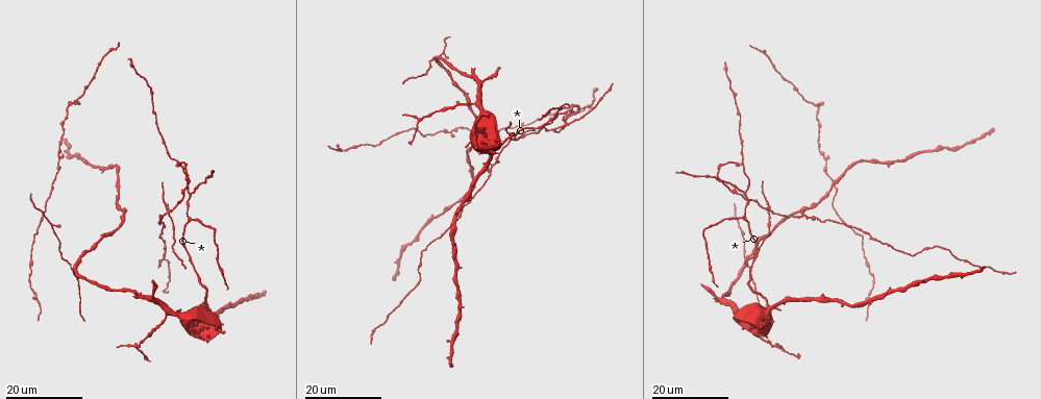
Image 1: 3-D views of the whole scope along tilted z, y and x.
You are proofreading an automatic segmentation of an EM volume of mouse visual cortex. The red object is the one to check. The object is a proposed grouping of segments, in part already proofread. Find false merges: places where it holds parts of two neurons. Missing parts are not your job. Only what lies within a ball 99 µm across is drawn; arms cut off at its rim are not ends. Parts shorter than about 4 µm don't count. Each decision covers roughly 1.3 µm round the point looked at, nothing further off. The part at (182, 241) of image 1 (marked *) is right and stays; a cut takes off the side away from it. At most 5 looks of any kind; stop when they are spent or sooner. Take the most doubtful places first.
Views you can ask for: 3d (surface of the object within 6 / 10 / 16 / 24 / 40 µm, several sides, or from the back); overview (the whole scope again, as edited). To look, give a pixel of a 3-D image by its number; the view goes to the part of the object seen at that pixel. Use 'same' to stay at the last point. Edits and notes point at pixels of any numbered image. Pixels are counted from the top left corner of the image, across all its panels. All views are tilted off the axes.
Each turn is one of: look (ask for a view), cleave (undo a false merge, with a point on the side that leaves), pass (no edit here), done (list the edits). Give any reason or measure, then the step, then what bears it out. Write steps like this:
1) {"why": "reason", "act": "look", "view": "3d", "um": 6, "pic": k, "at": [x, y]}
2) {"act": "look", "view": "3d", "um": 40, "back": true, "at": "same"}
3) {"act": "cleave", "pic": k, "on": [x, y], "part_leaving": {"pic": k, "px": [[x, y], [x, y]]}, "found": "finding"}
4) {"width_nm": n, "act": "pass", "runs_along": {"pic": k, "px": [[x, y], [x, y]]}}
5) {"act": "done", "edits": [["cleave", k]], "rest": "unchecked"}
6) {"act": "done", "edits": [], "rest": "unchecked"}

{"why": "four or more arms meet", "act": "look", "view": "3d", "um": 16, "pic": 1, "at": [170, 214]}

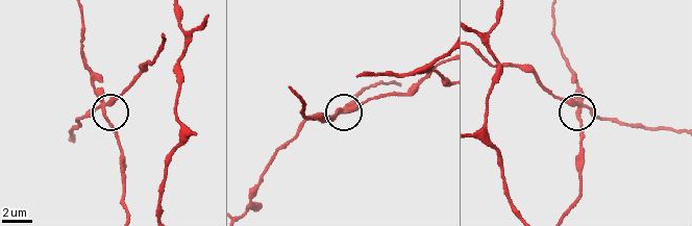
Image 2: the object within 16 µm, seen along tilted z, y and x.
{"why": "closer look", "act": "look", "view": "3d", "um": 6, "pic": 2, "at": [339, 111]}

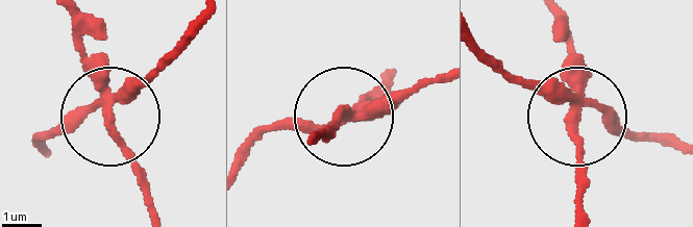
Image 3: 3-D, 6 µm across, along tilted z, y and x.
{"act": "look", "view": "3d", "um": 6, "back": true, "pic": 3, "at": [571, 124]}

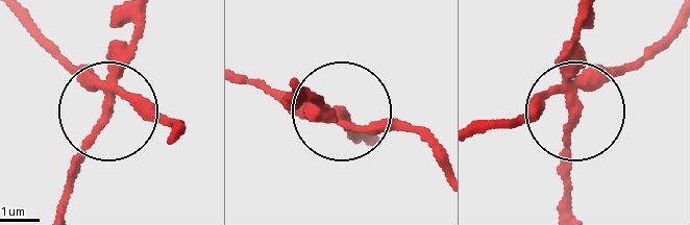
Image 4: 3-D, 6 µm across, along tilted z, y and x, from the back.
{"side_arm_um": 20, "act": "cleave", "pic": 4, "on": [142, 36], "part_leaving": {"pic": 4, "px": [[112, 88], [68, 203]]}, "found": "a second neuron is stuck on"}

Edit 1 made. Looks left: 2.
{"act": "look", "view": "3d", "um": 24, "pic": 1, "at": [53, 228]}

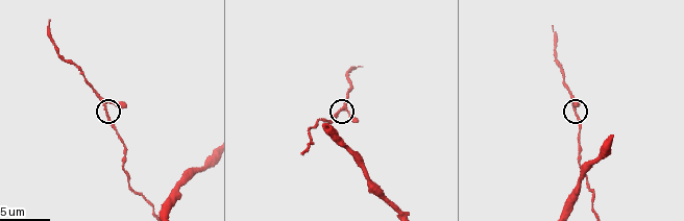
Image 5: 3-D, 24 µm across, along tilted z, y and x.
{"act": "look", "view": "3d", "um": 6, "pic": 5, "at": [572, 110]}

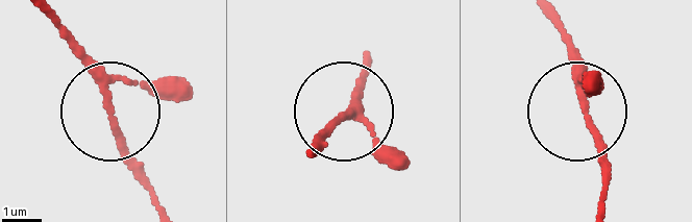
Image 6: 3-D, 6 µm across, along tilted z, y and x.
{"act": "pass", "found": "one neuron here"}

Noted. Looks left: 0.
{"act": "done", "edits": [["cleave", 4]], "rest": "unchecked"}

